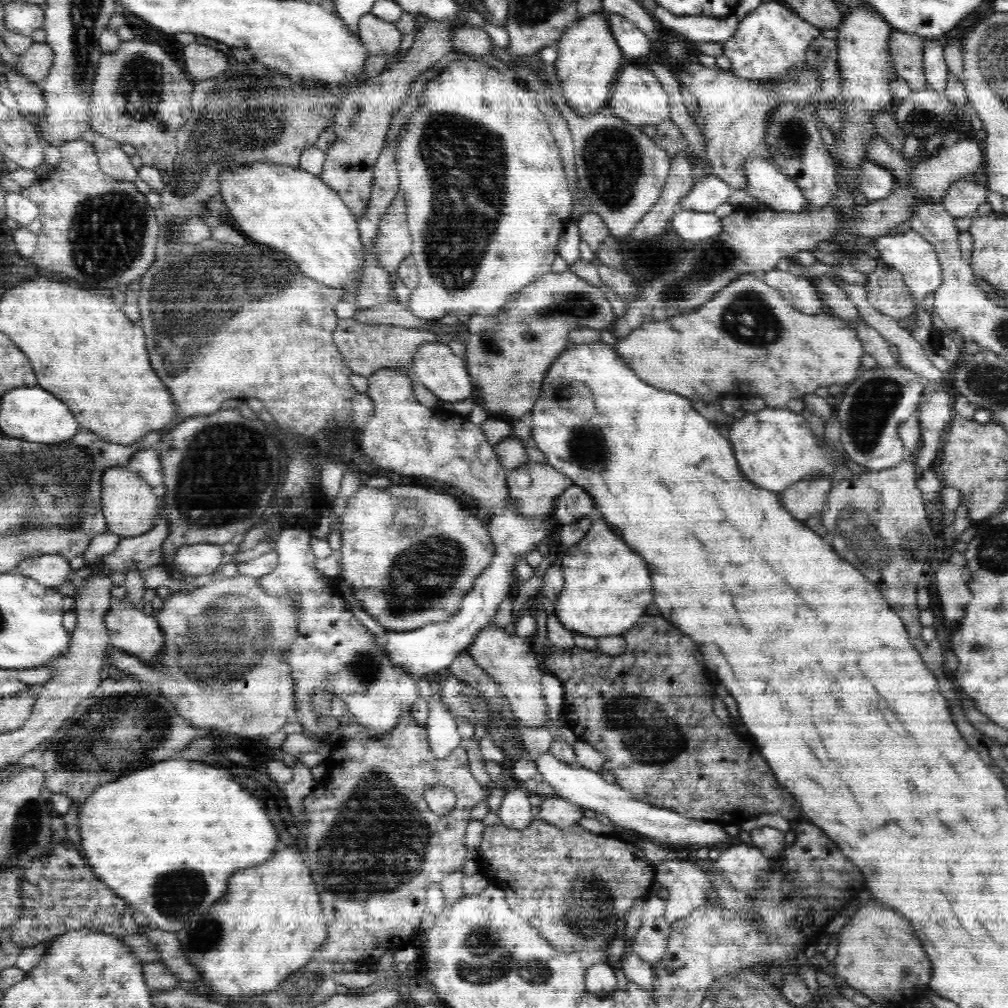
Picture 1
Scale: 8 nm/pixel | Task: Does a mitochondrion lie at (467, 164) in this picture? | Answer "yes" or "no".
yes

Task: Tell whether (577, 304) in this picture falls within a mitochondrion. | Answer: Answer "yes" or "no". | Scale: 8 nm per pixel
yes

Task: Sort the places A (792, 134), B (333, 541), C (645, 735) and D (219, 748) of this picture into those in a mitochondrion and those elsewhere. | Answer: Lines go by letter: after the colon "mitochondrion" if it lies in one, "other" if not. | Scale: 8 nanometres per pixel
A: mitochondrion
B: other
C: mitochondrion
D: other

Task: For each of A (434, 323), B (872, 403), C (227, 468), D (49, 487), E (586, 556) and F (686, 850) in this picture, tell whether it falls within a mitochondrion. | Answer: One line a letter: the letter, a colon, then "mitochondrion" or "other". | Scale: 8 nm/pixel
A: other
B: mitochondrion
C: mitochondrion
D: mitochondrion
E: mitochondrion
F: other

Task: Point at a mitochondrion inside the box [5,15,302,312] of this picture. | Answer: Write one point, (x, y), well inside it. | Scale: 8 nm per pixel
(107, 230)

